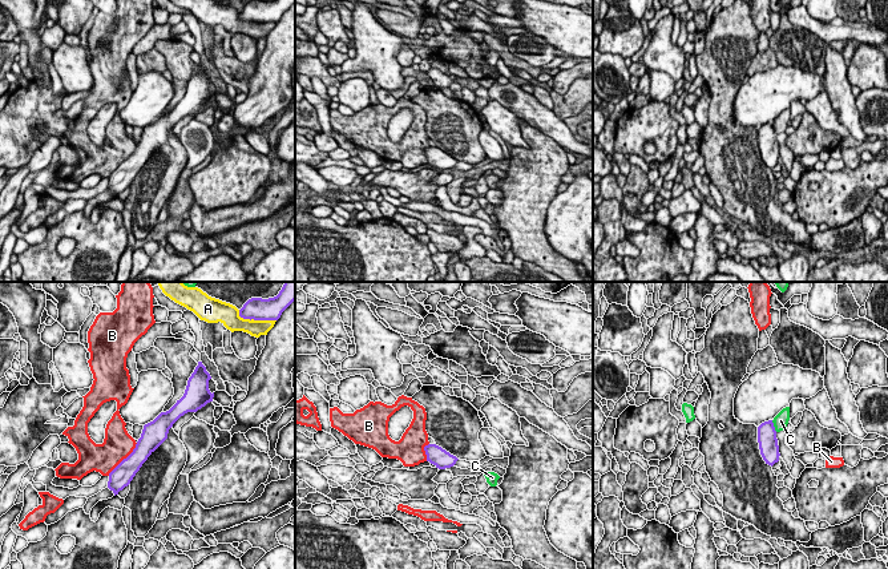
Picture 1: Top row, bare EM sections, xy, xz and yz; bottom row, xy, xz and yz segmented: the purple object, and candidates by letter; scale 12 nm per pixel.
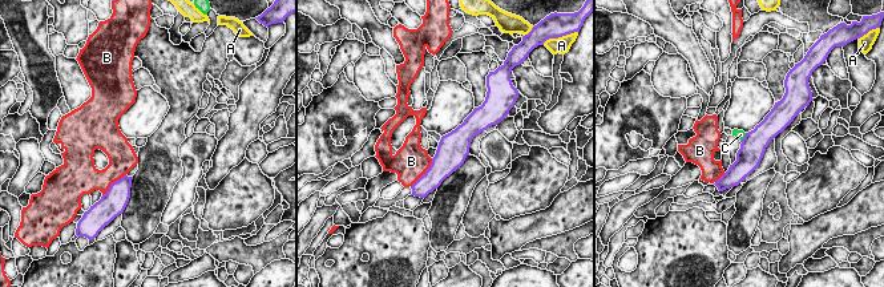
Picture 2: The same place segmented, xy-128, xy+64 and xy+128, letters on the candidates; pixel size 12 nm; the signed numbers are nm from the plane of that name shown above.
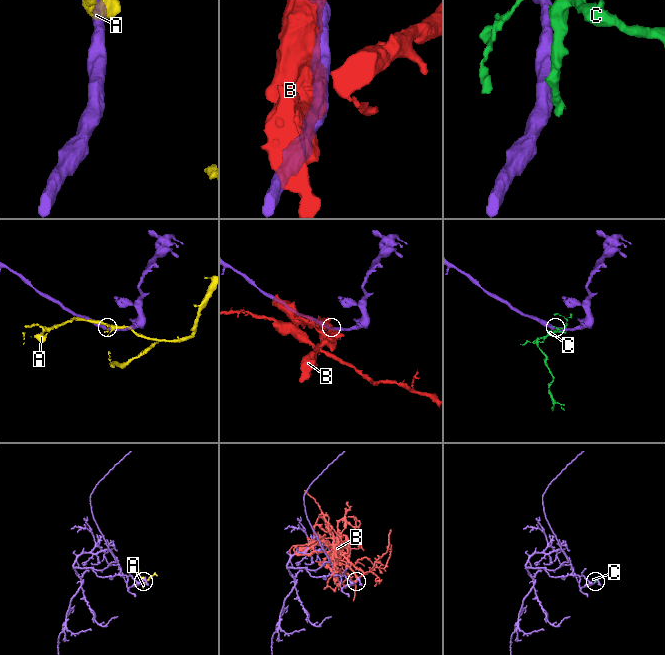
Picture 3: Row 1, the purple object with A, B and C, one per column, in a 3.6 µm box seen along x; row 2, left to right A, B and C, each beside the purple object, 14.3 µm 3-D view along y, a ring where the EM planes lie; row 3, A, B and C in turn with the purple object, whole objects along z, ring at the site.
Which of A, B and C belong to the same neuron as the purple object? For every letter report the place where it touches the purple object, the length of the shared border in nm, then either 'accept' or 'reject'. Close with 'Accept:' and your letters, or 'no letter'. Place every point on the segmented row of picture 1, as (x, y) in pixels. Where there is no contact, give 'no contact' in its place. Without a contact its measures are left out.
A: meets purple in xy at (255, 319); contact 480 nm long; reject
B: meets purple in xy at (124, 459); contact 550 nm long; reject
C: meets purple in yz at (773, 426); contact 160 nm long; reject
Accept: no letter

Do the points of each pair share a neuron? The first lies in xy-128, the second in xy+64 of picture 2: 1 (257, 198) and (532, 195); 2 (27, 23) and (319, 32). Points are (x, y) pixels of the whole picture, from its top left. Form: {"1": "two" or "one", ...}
{"1": "one", "2": "two"}

